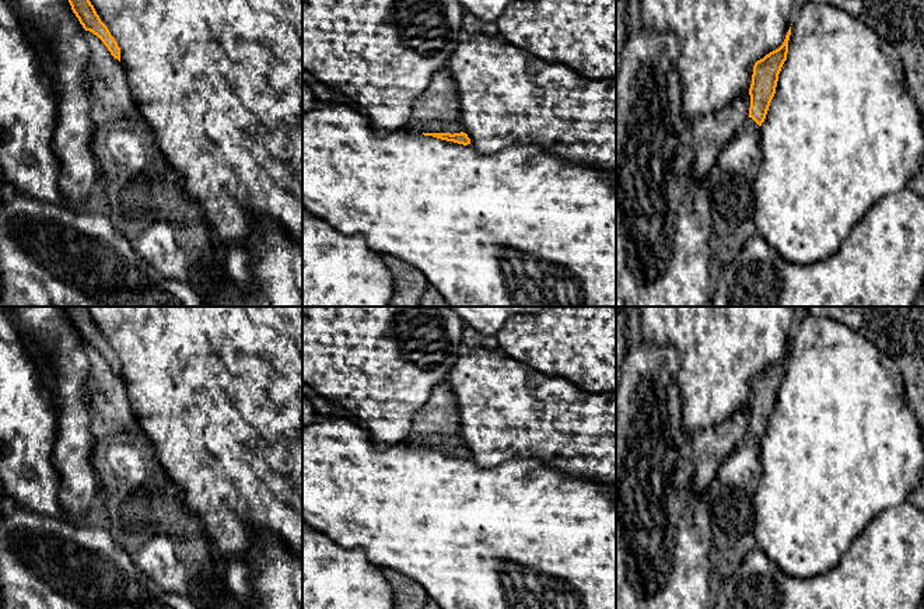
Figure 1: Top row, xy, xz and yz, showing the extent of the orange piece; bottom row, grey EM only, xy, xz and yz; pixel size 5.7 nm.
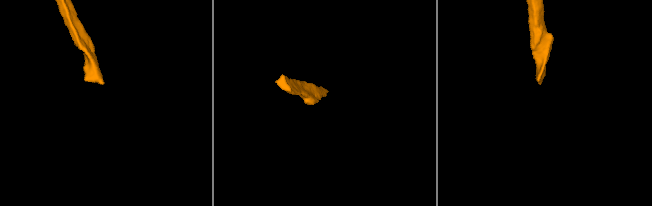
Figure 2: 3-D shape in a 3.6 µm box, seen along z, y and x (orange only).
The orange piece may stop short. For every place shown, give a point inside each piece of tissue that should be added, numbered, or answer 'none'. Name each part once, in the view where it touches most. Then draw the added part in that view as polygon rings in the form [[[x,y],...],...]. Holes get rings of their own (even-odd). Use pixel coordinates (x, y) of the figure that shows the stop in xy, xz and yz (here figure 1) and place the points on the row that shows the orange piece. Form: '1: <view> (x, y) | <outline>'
1: xz (434, 126) | [[[431,120],[423,125],[414,126],[410,133],[423,134],[423,133],[461,133],[463,132],[462,123],[458,120],[444,122],[444,120]]]

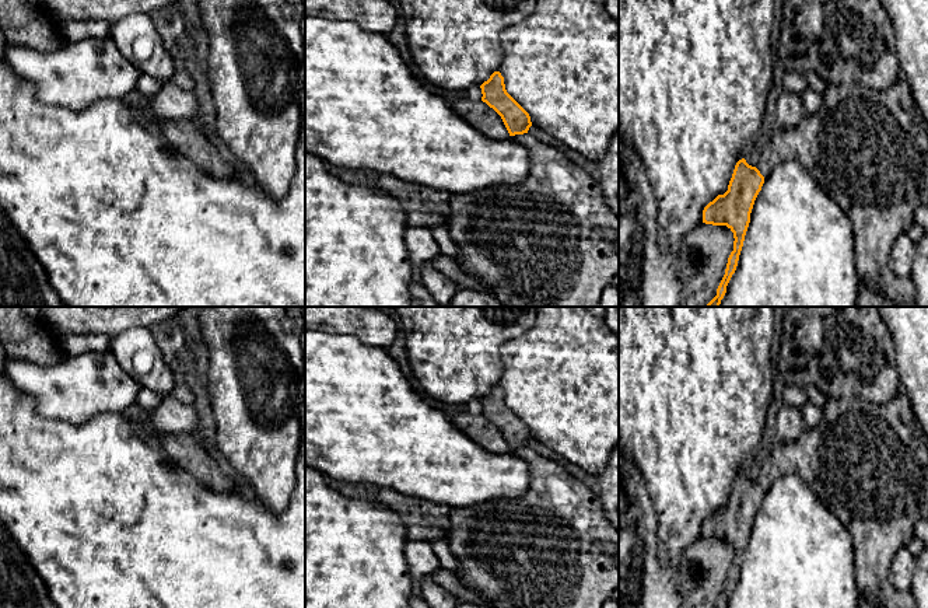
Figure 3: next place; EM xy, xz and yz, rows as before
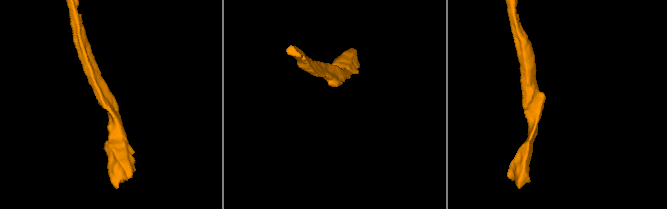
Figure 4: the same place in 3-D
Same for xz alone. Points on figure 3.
none

